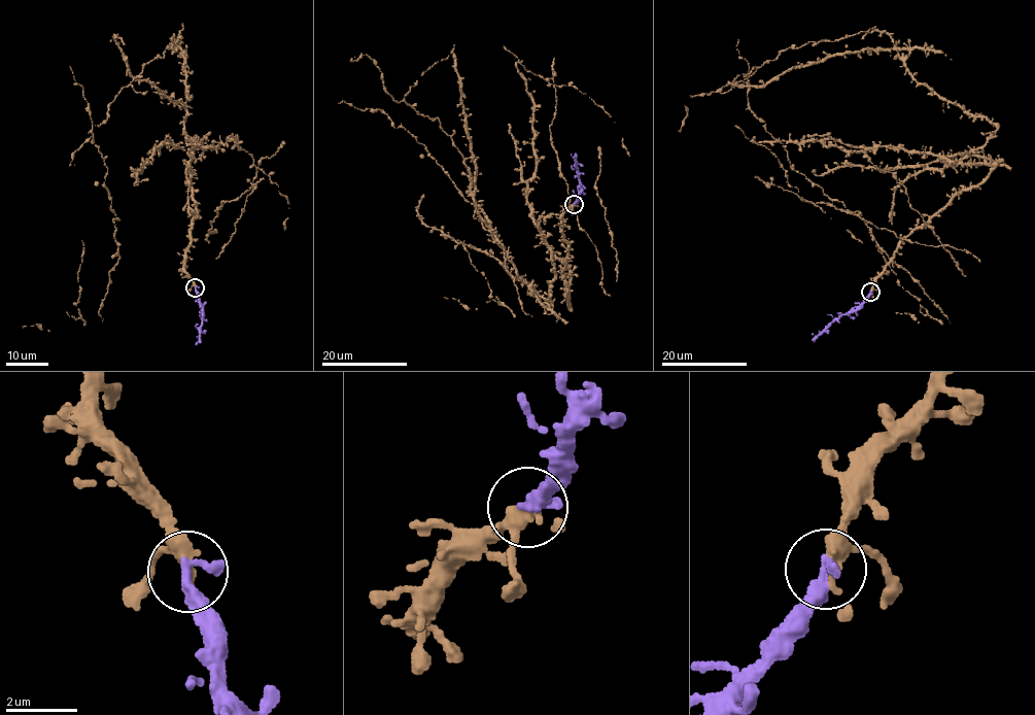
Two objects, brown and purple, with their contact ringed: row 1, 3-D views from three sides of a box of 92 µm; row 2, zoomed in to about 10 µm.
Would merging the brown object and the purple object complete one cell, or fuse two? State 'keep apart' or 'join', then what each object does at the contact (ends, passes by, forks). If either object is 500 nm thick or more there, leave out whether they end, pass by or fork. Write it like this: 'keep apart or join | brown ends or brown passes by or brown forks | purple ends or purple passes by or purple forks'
join | brown forks | purple ends

